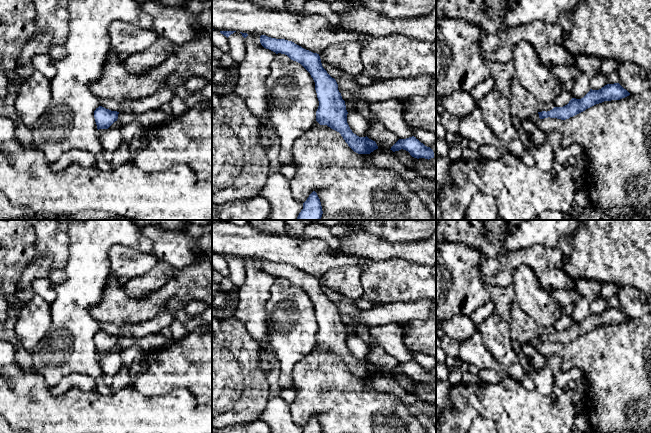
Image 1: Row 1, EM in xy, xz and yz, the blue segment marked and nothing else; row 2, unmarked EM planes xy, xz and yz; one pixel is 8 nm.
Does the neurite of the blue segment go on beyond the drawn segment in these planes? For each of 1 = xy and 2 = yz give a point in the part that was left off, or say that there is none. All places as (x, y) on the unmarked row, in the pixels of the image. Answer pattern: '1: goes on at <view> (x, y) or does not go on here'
1: does not go on here
2: does not go on here

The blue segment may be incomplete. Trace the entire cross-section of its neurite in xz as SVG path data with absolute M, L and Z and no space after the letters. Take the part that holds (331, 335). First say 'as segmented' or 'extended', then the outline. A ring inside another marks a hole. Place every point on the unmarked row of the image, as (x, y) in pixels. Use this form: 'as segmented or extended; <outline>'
as segmented; M260 260L261 269L276 278L287 279L291 284L300 287L315 306L315 314L319 325L316 345L339 356L348 370L358 378L370 378L378 373L375 365L359 361L352 356L347 347L345 325L338 314L338 308L323 292L319 278L302 272L292 265Z

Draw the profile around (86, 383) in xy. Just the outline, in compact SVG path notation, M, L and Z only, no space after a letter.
M72 374L63 378L54 388L51 388L51 392L54 396L58 396L74 387L85 392L95 391L96 378L85 374Z

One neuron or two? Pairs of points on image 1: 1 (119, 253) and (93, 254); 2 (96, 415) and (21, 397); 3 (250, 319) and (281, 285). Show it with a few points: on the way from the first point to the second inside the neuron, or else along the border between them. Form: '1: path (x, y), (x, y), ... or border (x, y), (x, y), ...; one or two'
1: border (126, 245), (114, 244), (109, 249), (110, 273); two
2: path (77, 415), (42, 415), (40, 413); one
3: border (276, 278), (265, 305), (266, 322); two

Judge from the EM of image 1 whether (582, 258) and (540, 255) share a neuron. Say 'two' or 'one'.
two

